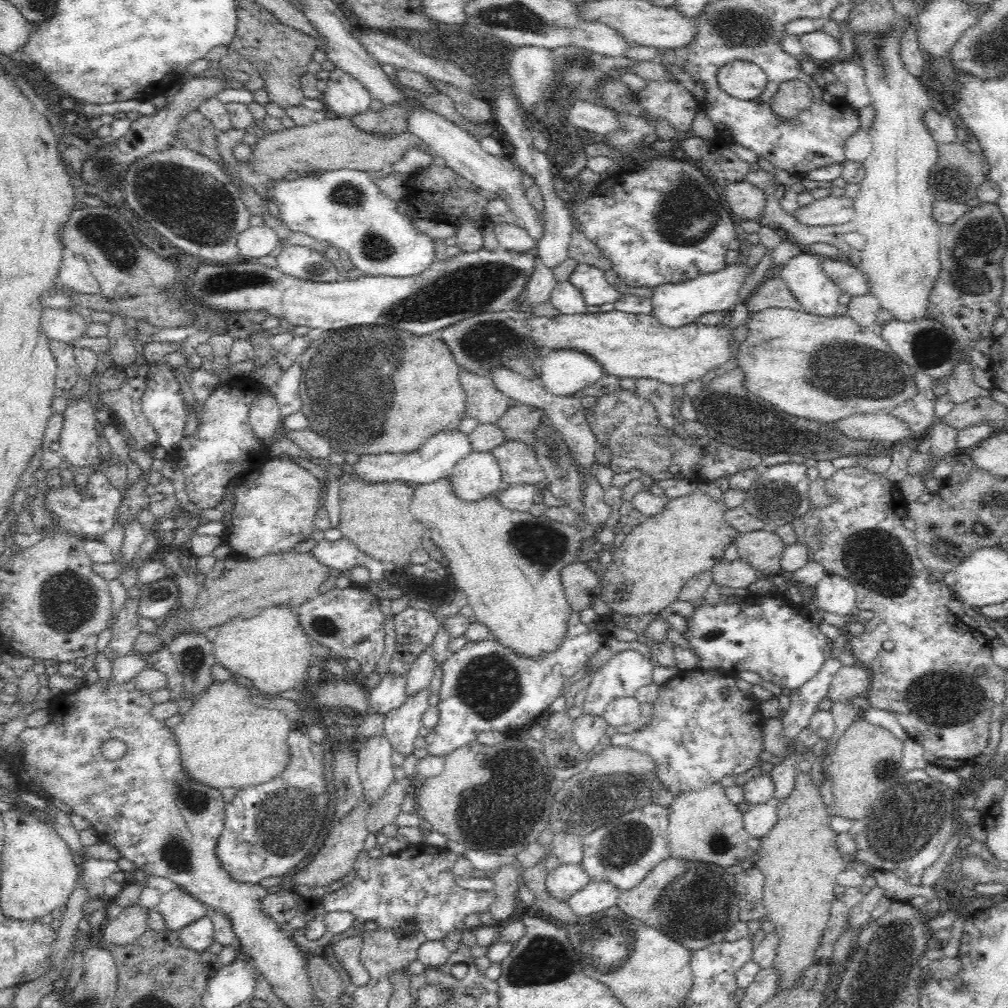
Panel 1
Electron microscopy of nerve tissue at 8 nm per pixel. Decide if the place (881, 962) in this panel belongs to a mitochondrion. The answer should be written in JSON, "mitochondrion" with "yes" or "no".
{"mitochondrion":"yes"}

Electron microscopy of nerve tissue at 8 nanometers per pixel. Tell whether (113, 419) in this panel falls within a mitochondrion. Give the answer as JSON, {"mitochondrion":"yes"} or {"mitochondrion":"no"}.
{"mitochondrion":"no"}

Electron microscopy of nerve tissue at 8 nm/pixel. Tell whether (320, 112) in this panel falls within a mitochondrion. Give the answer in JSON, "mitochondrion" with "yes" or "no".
{"mitochondrion":"no"}

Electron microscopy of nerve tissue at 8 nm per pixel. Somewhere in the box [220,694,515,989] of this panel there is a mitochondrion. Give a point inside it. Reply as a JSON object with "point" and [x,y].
{"point":[286,820]}

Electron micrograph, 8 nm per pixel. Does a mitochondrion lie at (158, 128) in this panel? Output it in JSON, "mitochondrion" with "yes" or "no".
{"mitochondrion":"no"}

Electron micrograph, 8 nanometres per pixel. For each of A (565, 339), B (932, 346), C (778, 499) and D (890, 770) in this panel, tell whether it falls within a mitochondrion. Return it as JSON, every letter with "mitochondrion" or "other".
{"A":"other","B":"mitochondrion","C":"mitochondrion","D":"mitochondrion"}

